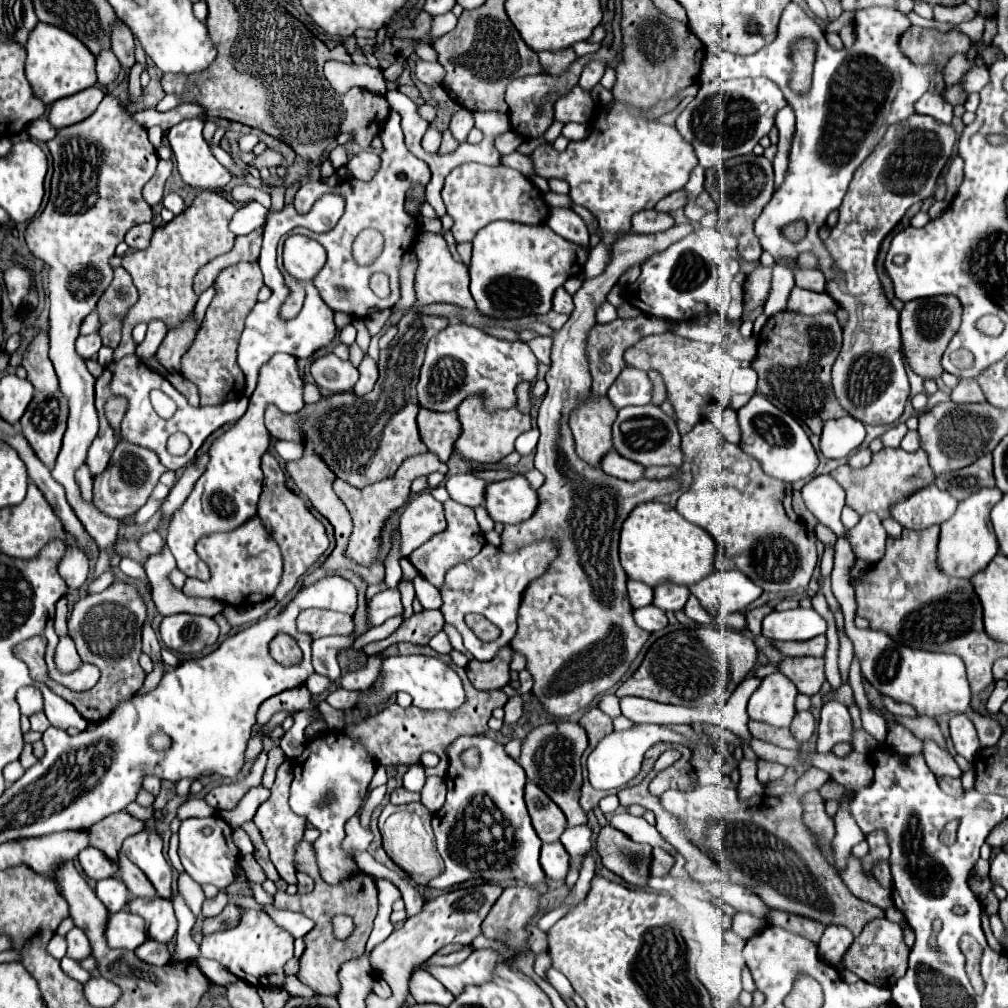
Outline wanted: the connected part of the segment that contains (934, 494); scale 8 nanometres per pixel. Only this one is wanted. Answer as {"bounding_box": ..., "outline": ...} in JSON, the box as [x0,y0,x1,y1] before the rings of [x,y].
{"bounding_box":[892,483,958,529],"outline":[[[934,483],[912,493],[908,499],[892,505],[892,517],[908,529],[926,529],[936,523],[944,523],[954,515],[958,499],[952,499],[948,491],[938,489]]]}

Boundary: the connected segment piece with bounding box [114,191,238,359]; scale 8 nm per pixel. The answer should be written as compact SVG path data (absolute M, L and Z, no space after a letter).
M202 191L196 195L186 213L176 215L171 222L155 230L146 249L132 251L122 257L122 267L132 275L140 299L122 319L122 341L114 349L114 359L122 359L124 355L135 352L137 344L130 337L134 325L162 319L172 329L188 317L198 299L192 291L194 275L202 265L233 248L236 235L228 229L228 225L236 211L238 207L224 199L220 193Z

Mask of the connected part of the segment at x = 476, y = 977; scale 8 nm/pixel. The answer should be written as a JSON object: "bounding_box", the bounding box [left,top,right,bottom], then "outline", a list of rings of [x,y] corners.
{"bounding_box":[422,949,500,995],"outline":[[[478,949],[456,967],[426,965],[422,969],[428,971],[432,977],[436,977],[444,987],[448,987],[452,995],[460,995],[460,991],[466,985],[480,985],[492,981],[492,971],[496,969],[498,961],[500,955],[494,949]]]}

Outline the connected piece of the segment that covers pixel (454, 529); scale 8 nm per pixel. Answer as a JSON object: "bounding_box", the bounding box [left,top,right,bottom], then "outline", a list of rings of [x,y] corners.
{"bounding_box":[408,499,486,587],"outline":[[[448,499],[444,503],[444,511],[446,511],[448,527],[442,533],[436,533],[432,539],[428,539],[428,543],[420,545],[408,557],[410,563],[418,569],[418,573],[426,575],[426,581],[430,581],[434,587],[442,587],[442,581],[444,581],[444,575],[446,575],[444,571],[448,571],[450,567],[454,567],[458,563],[464,563],[464,561],[472,559],[486,545],[486,539],[484,539],[484,535],[482,535],[482,531],[478,527],[476,517],[474,517],[474,509],[464,507],[464,505]]]}

